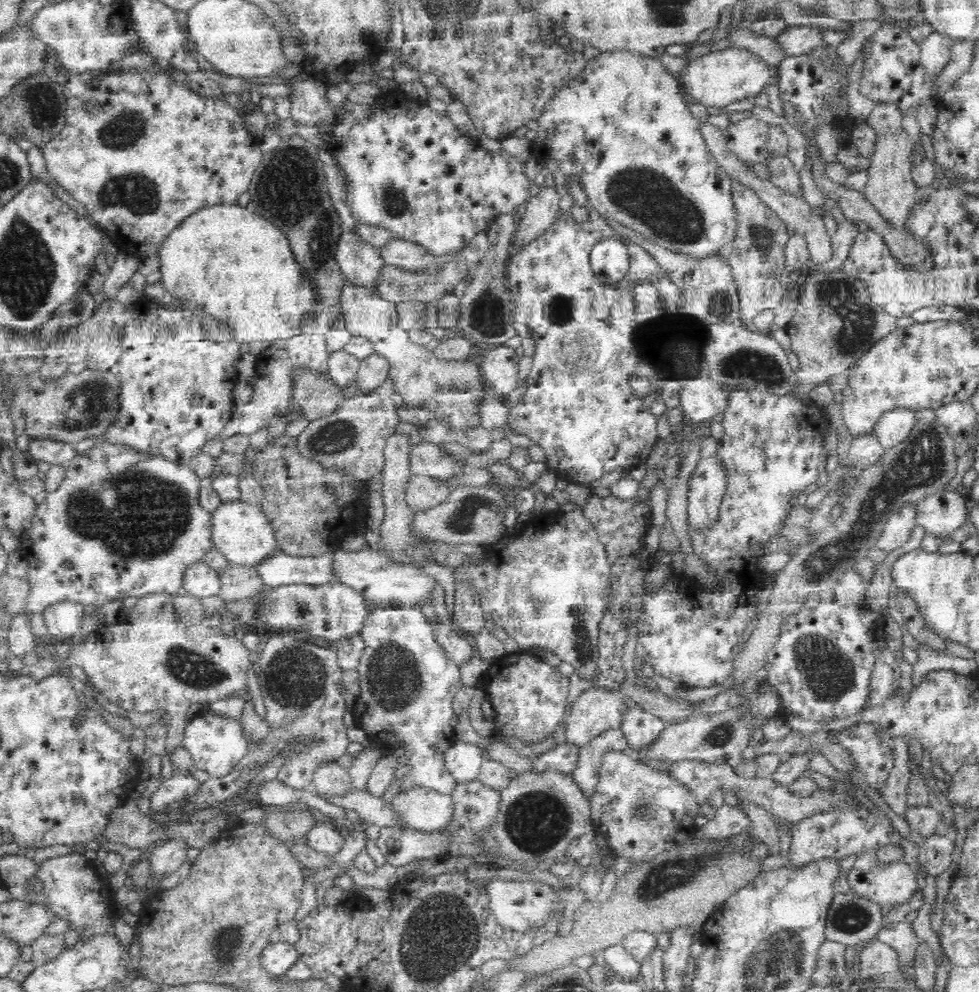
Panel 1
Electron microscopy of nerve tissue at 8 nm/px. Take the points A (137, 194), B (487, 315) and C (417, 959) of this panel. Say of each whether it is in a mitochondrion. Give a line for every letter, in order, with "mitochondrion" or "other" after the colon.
A: mitochondrion
B: mitochondrion
C: mitochondrion

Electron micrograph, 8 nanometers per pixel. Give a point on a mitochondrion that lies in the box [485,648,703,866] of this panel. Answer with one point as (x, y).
(536, 822)

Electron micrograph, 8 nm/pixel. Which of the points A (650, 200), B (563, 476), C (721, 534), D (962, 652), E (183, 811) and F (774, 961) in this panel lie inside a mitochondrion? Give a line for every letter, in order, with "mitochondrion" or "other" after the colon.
A: mitochondrion
B: other
C: other
D: other
E: other
F: mitochondrion

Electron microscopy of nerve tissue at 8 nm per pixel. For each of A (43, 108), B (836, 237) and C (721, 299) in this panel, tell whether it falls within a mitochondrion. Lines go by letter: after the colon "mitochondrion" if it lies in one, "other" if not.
A: mitochondrion
B: other
C: mitochondrion

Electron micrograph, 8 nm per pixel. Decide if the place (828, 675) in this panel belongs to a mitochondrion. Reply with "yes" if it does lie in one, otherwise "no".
yes

